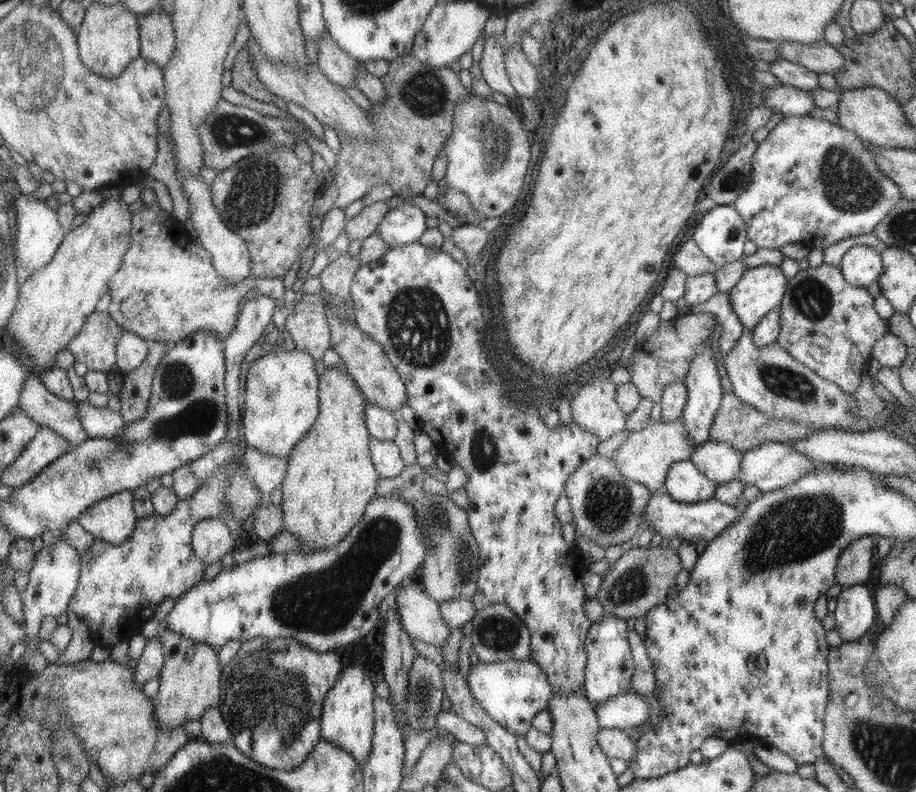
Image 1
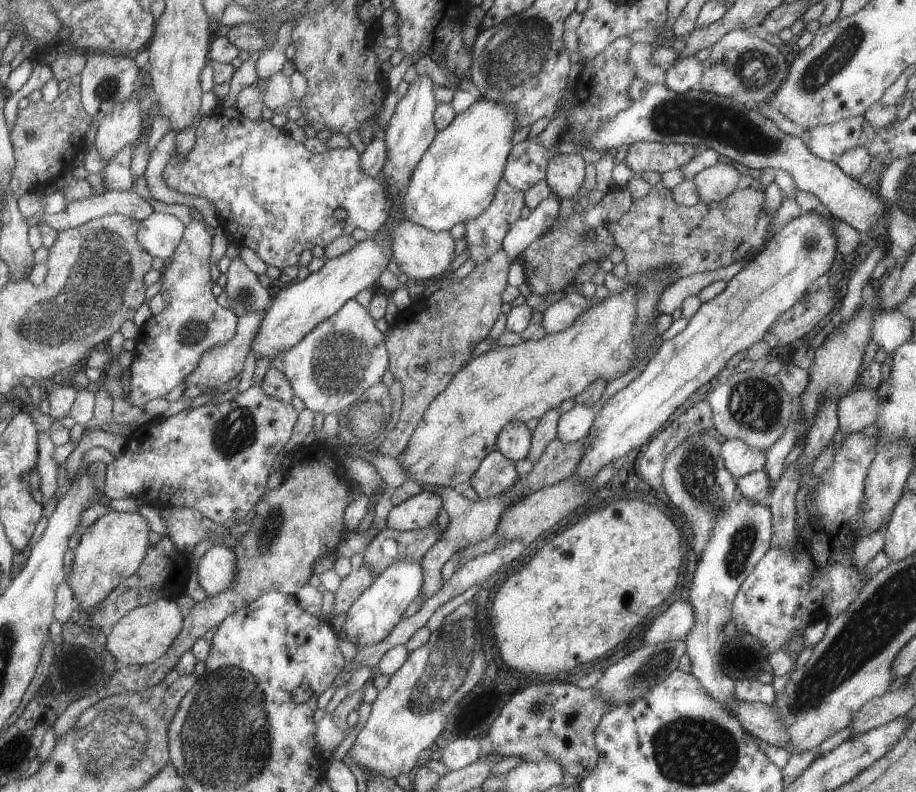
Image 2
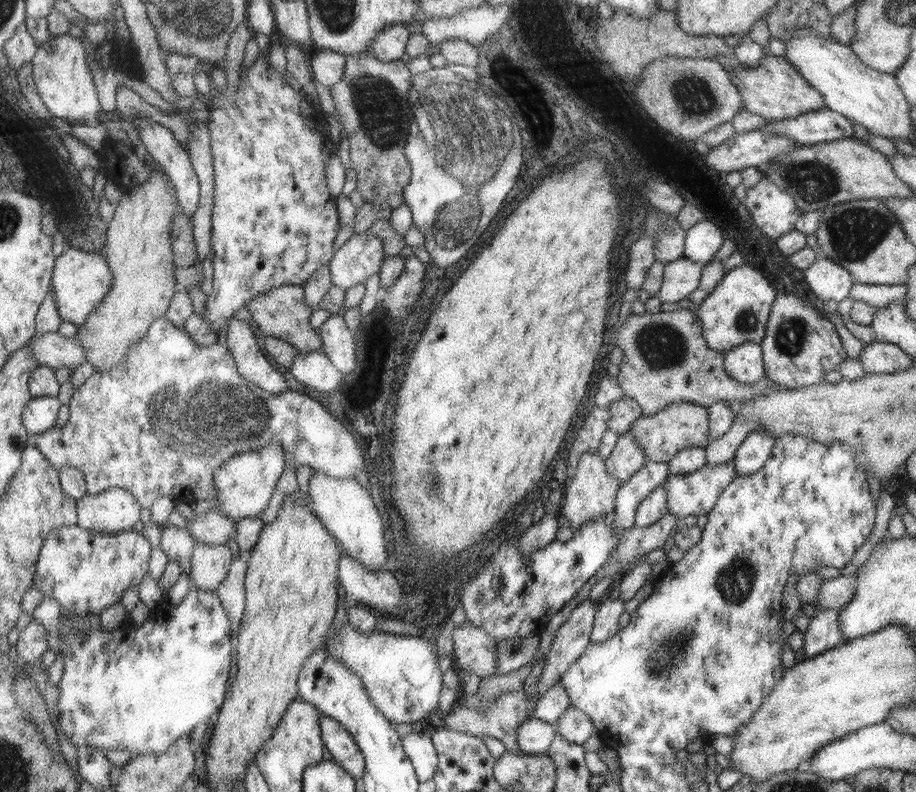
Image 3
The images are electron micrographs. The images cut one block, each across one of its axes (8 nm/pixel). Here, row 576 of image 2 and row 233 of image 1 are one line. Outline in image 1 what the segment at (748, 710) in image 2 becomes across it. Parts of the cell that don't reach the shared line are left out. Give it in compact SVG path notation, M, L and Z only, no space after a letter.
M733 204L712 206L714 208L702 216L692 239L720 269L745 255L744 242L749 237L748 226L746 219Z

